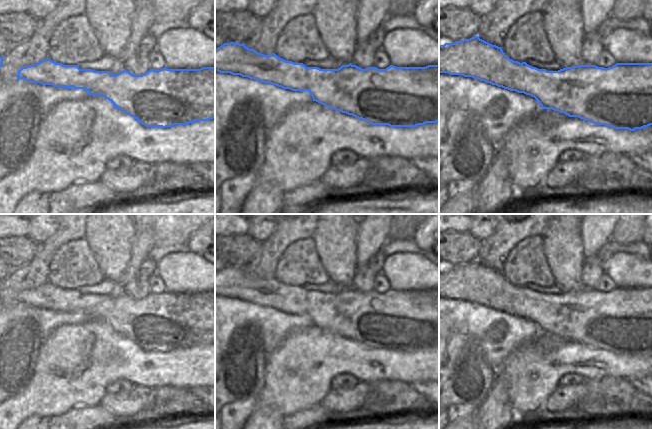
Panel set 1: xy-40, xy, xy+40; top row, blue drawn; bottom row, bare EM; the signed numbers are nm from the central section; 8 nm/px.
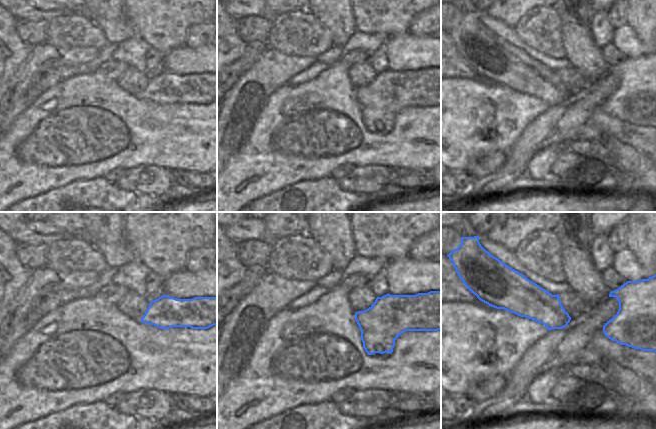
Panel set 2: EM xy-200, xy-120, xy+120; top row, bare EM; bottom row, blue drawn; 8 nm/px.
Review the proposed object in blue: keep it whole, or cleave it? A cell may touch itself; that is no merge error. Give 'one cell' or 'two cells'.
two cells

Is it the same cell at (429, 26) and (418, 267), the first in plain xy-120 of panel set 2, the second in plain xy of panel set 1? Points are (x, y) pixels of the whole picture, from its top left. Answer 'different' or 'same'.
different

